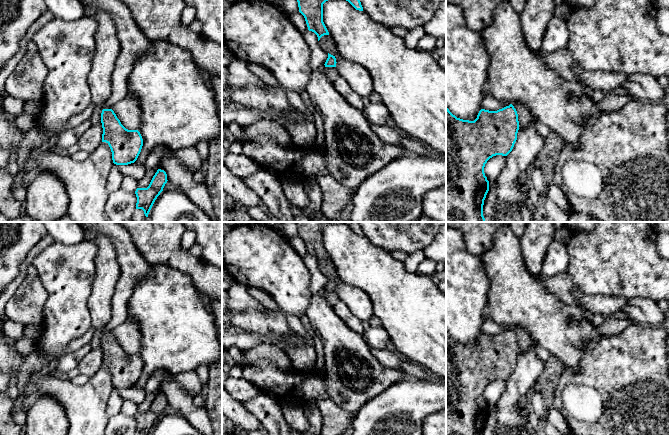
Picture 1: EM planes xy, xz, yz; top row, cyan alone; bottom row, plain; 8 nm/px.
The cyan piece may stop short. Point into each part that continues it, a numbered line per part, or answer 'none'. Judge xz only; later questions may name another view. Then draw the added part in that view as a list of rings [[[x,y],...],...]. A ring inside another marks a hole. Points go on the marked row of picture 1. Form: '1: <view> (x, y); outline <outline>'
none

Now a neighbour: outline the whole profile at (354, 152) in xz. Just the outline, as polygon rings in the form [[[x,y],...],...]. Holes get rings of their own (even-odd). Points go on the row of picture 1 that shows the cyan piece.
[[[312,71],[305,91],[324,125],[326,172],[343,186],[355,190],[383,166],[409,153],[405,147],[383,142],[371,129],[362,110],[352,107],[336,91],[324,71]]]

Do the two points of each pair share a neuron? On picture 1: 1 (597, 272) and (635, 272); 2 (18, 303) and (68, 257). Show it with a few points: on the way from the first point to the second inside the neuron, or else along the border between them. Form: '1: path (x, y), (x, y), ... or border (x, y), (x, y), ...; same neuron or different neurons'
1: path (606, 271), (626, 271); same neuron
2: border (38, 276), (47, 294), (45, 304); different neurons

